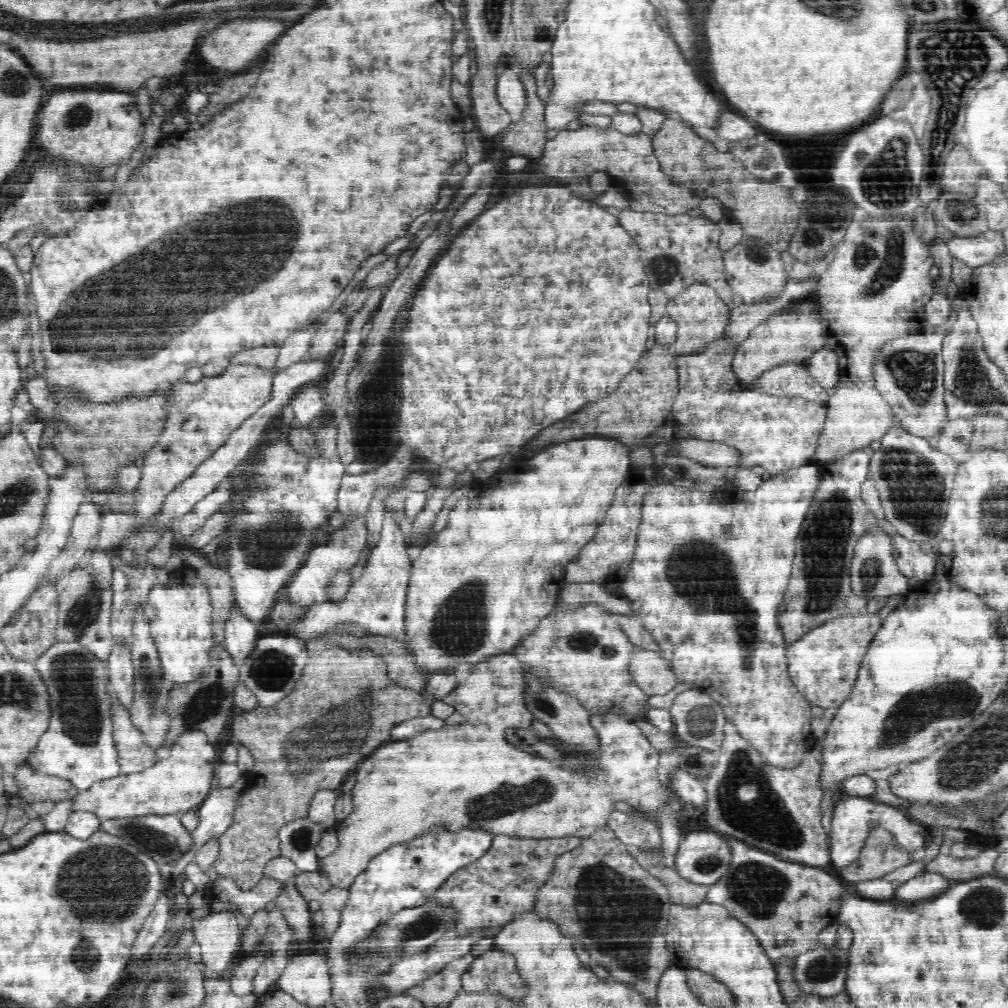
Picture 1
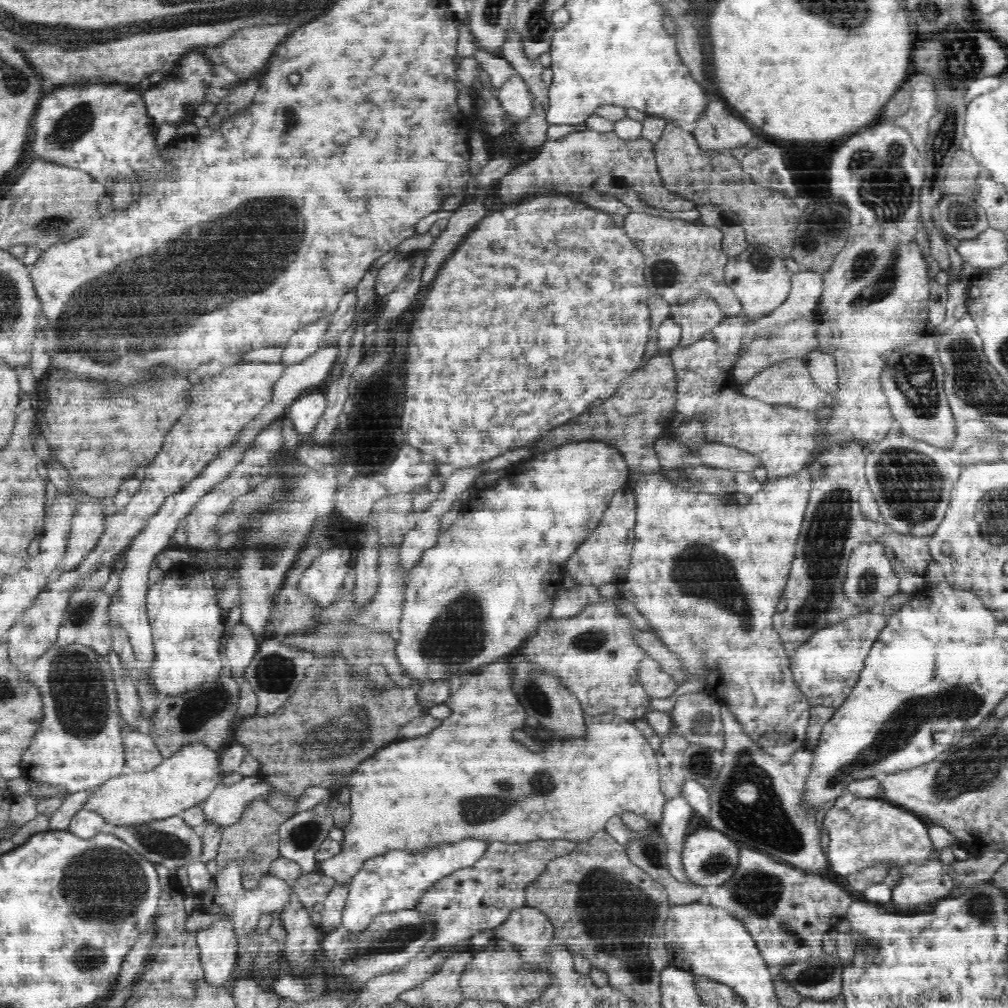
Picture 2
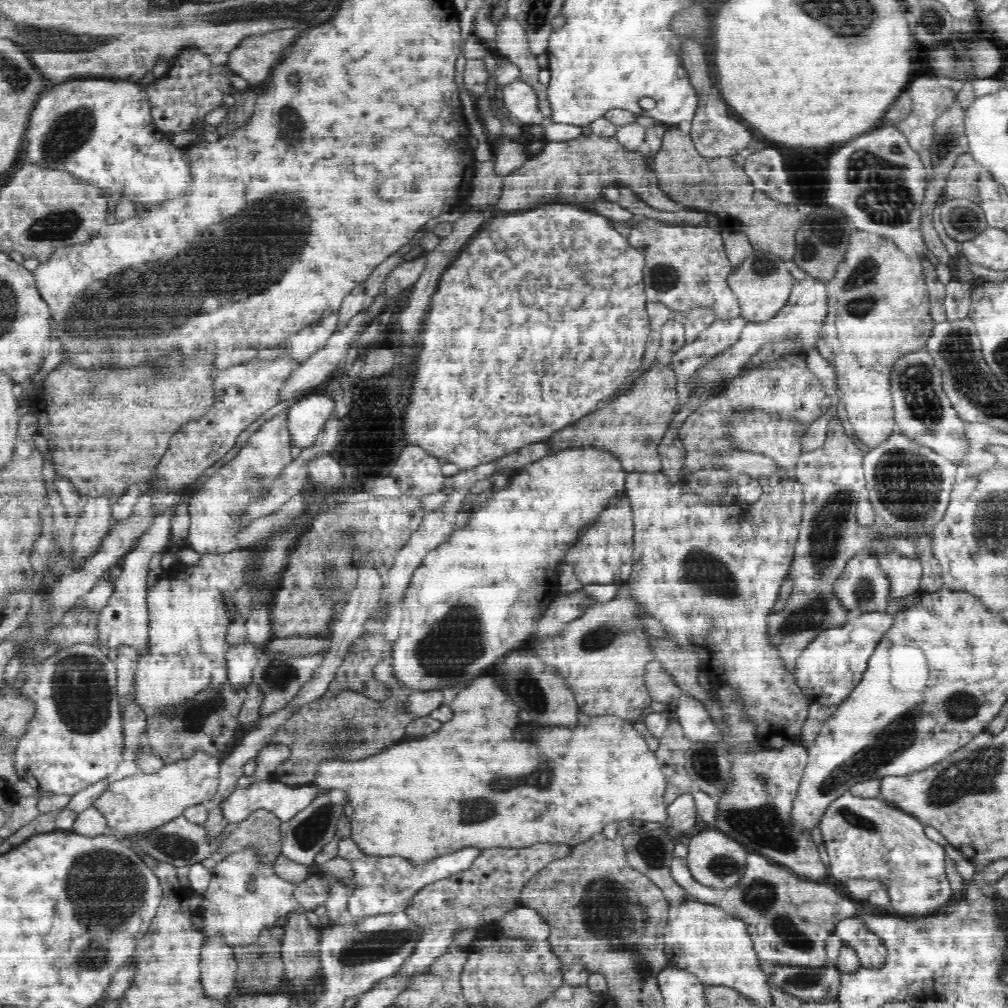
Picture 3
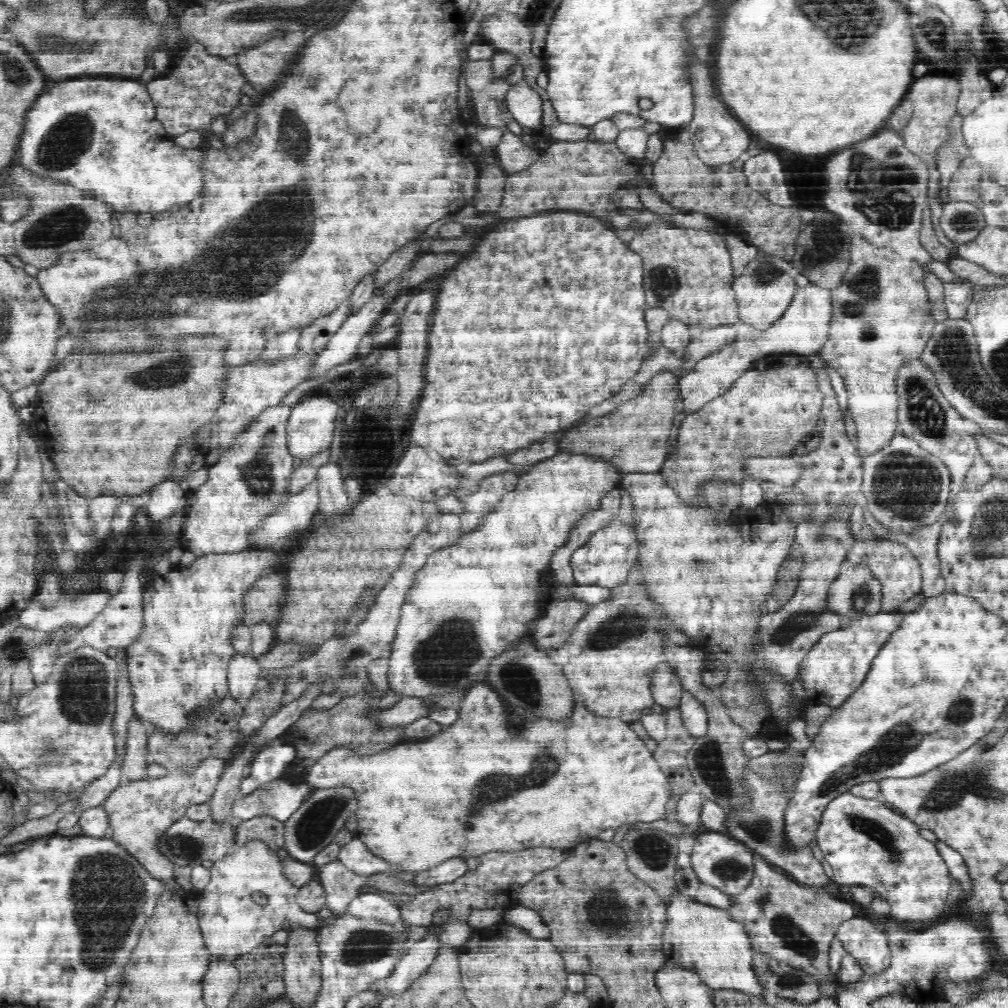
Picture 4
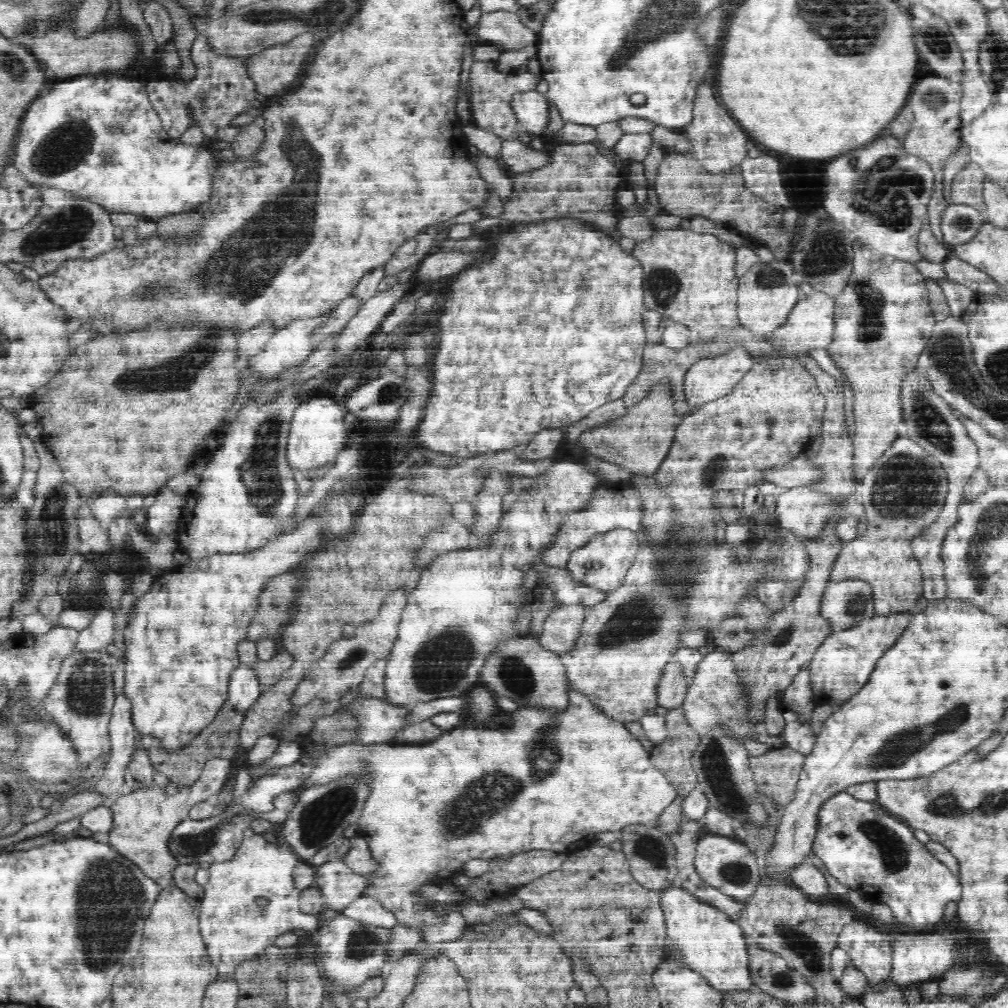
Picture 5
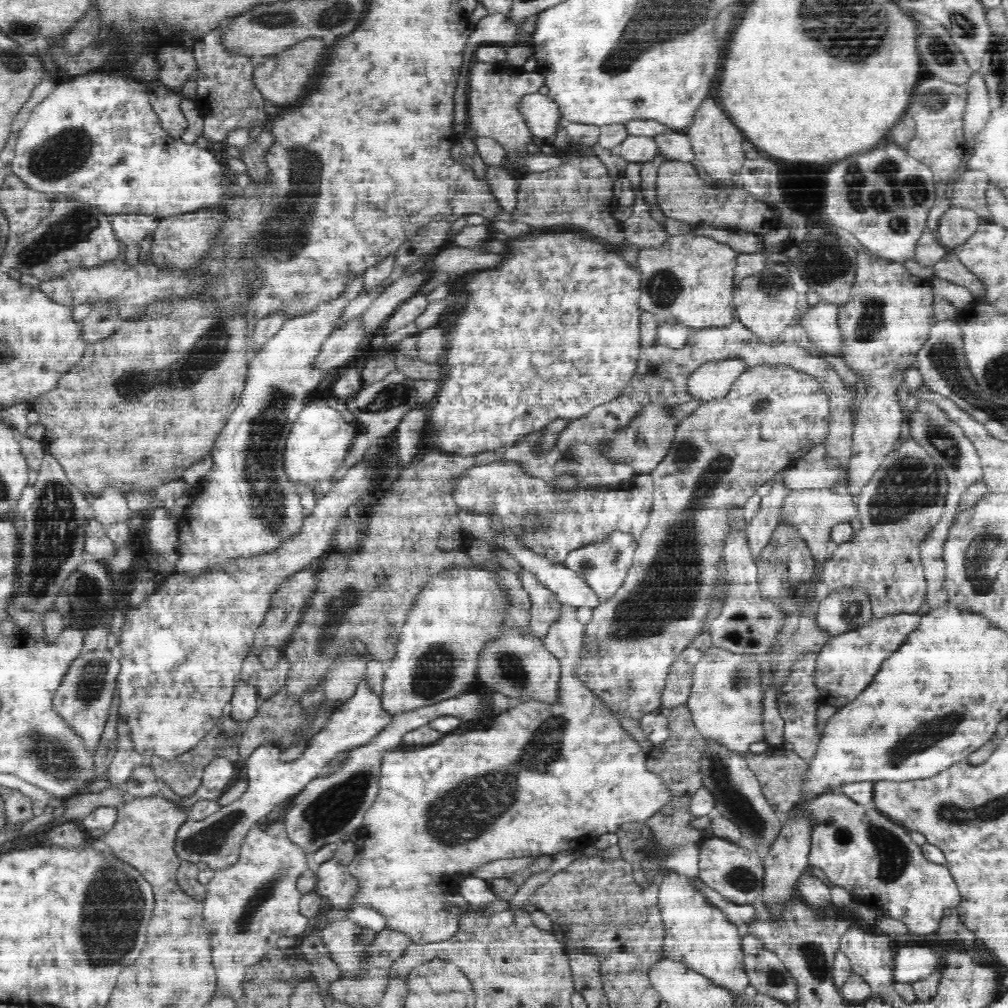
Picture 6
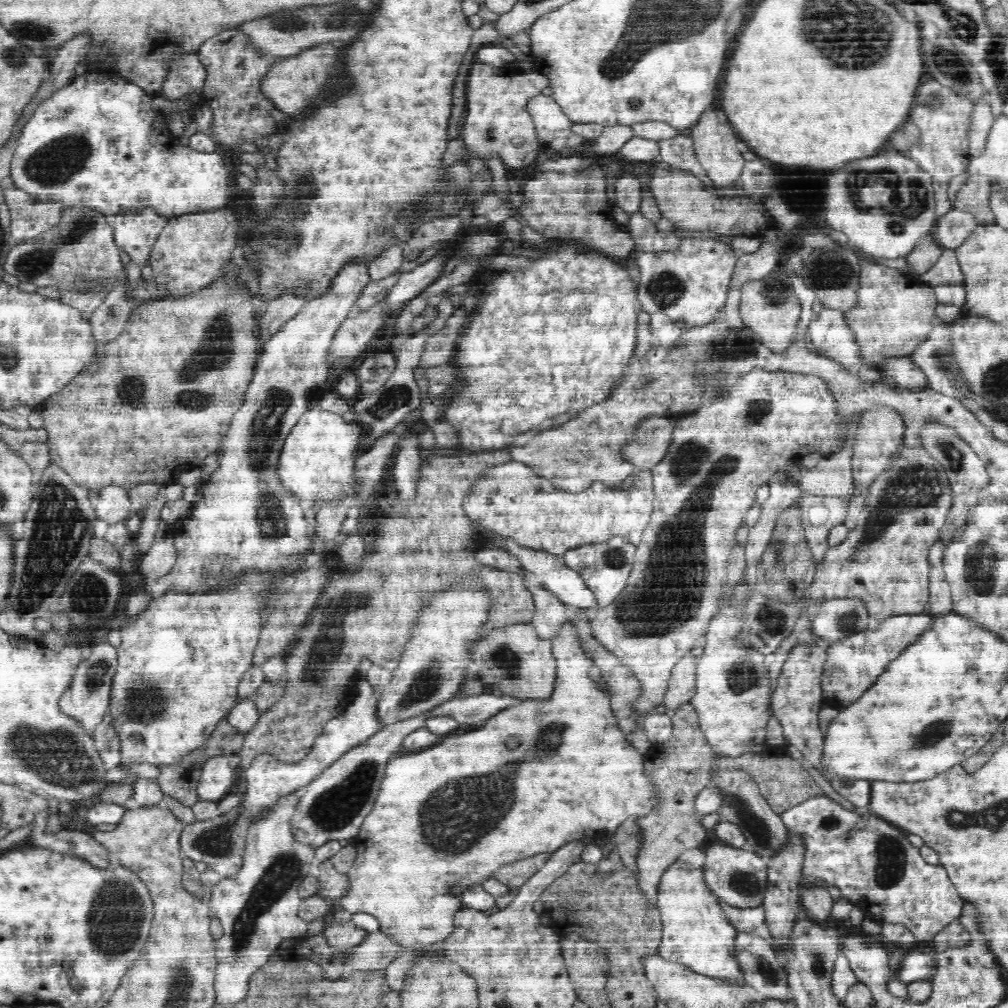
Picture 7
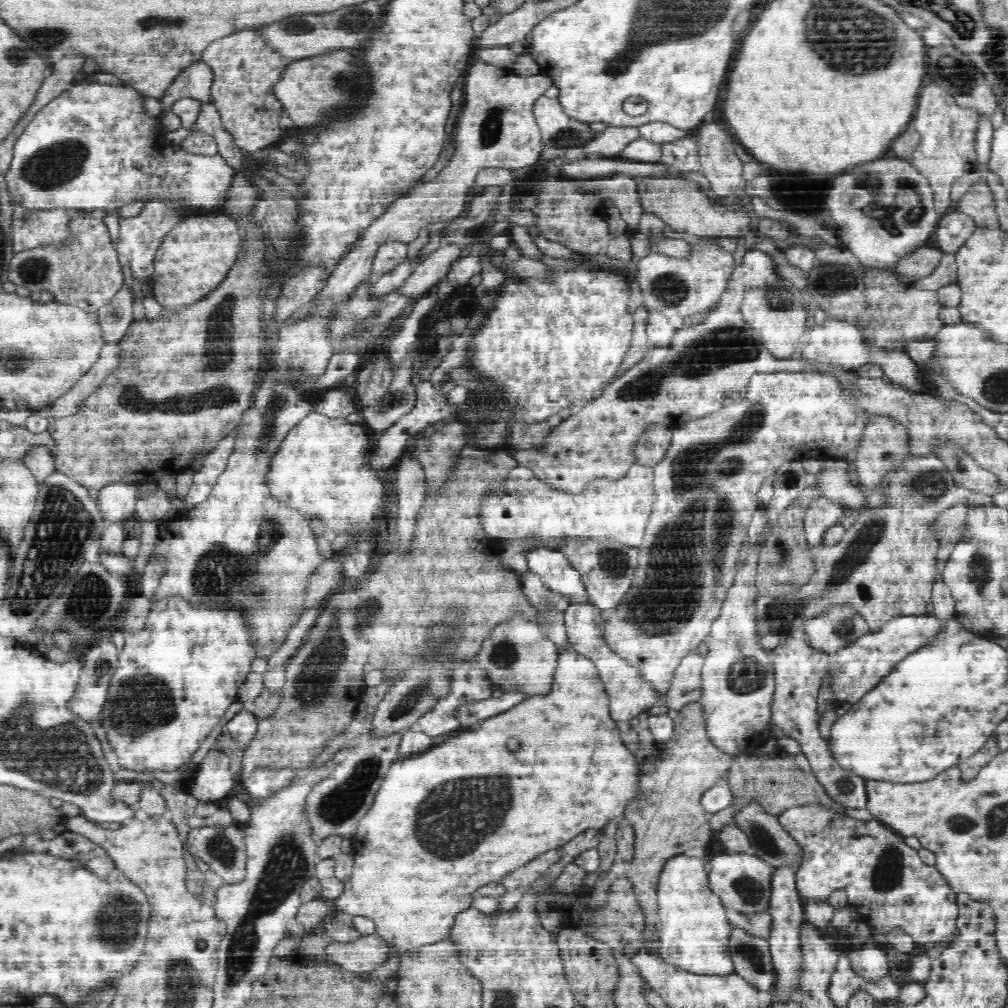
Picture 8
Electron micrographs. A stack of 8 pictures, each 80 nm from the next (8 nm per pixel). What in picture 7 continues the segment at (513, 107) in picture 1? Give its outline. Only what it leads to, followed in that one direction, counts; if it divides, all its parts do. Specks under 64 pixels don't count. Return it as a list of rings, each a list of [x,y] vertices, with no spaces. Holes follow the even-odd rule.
[[[542,93],[532,95],[526,100],[525,109],[542,144],[552,145],[558,137],[569,133],[573,122],[551,96]]]

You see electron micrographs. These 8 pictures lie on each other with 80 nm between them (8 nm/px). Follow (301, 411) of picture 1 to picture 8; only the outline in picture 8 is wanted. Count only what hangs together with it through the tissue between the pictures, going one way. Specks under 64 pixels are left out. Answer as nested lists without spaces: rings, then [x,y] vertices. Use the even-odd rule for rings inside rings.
[[[312,411],[306,418],[301,419],[296,427],[290,431],[282,441],[278,454],[274,456],[269,472],[270,490],[280,500],[286,500],[288,504],[306,510],[308,514],[318,516],[320,520],[326,520],[328,526],[334,532],[342,532],[348,524],[358,530],[366,530],[366,524],[376,518],[376,514],[384,514],[380,510],[382,506],[382,482],[376,475],[370,473],[367,464],[367,455],[372,448],[367,431],[362,423],[350,423],[345,417],[330,418],[325,414]]]

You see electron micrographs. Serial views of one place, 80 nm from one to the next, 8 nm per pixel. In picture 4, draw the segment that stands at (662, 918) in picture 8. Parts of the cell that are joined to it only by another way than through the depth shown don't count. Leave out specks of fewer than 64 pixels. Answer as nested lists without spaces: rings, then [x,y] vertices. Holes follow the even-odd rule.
[[[673,896],[668,903],[664,940],[672,946],[668,963],[696,973],[711,989],[733,988],[762,997],[765,986],[753,965],[755,950],[745,924],[729,917],[723,908],[690,898]]]

